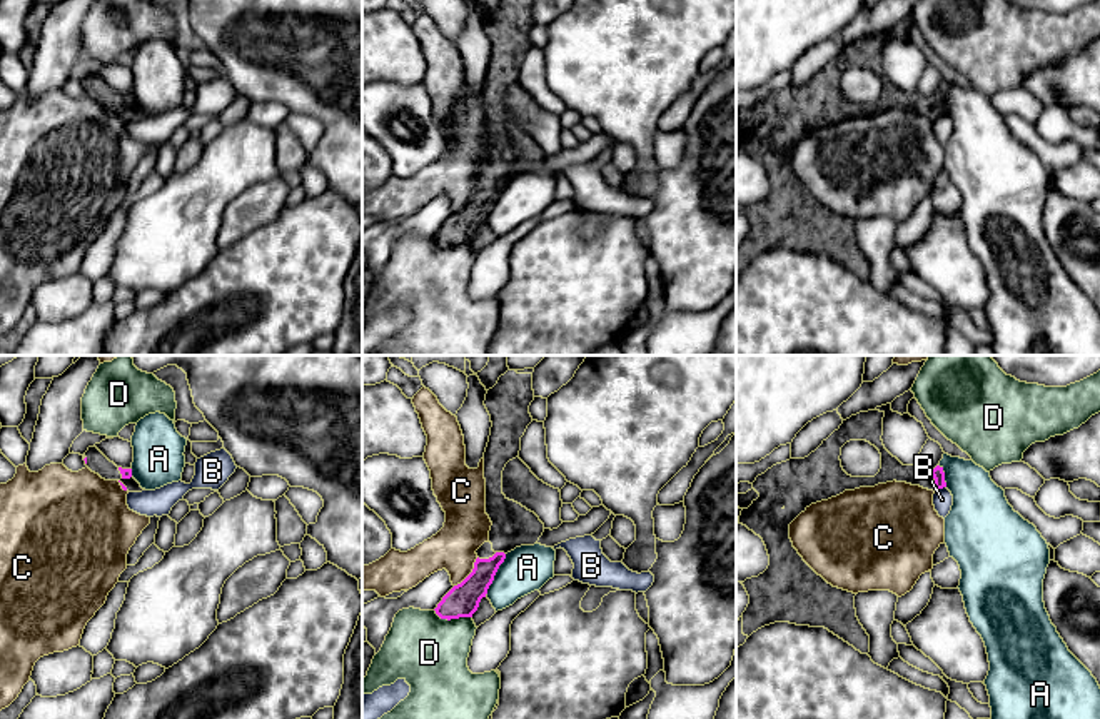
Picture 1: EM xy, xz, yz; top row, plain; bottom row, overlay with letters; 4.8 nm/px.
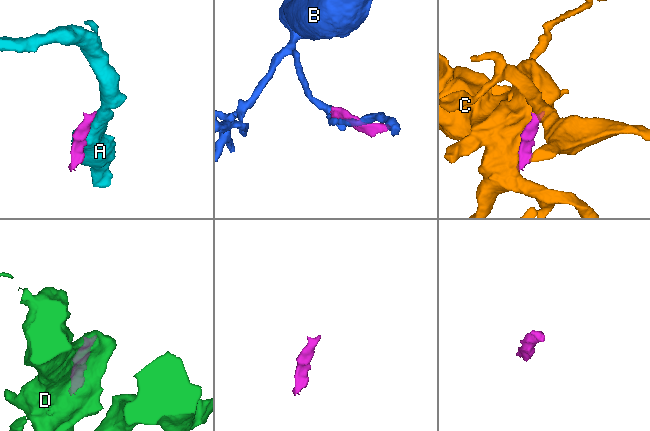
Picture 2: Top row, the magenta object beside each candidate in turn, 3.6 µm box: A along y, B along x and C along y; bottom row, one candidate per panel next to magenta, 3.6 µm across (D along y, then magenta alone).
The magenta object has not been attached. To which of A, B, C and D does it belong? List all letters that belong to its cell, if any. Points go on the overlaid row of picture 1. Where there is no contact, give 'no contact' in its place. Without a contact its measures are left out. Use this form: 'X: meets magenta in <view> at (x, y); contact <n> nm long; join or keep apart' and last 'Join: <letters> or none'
A: meets magenta in xz at (494, 574); contact 220 nm long; keep apart
B: meets magenta in yz at (940, 487); contact 60 nm long; keep apart
C: meets magenta in xz at (471, 573); contact 180 nm long; keep apart
D: meets magenta in xz at (453, 618); contact 190 nm long; keep apart
Join: none

